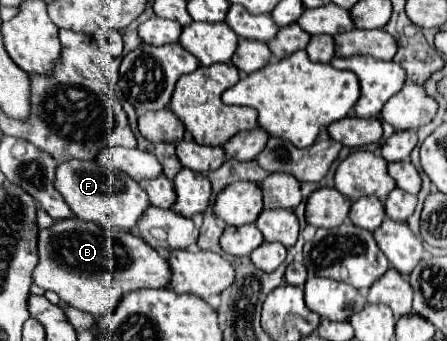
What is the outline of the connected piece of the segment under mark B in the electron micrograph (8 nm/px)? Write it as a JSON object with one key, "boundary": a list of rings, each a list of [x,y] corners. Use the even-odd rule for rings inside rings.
{"boundary":[[[72,217],[70,221],[56,221],[50,229],[40,229],[38,235],[38,269],[34,269],[32,281],[42,287],[54,291],[66,305],[86,311],[94,315],[96,319],[106,317],[116,311],[118,303],[126,297],[126,293],[152,287],[152,289],[164,289],[172,281],[172,271],[168,265],[168,259],[162,257],[156,249],[146,245],[140,235],[126,233],[126,231],[108,231],[98,229],[98,225],[90,225],[88,221],[78,221],[78,217]]]}

